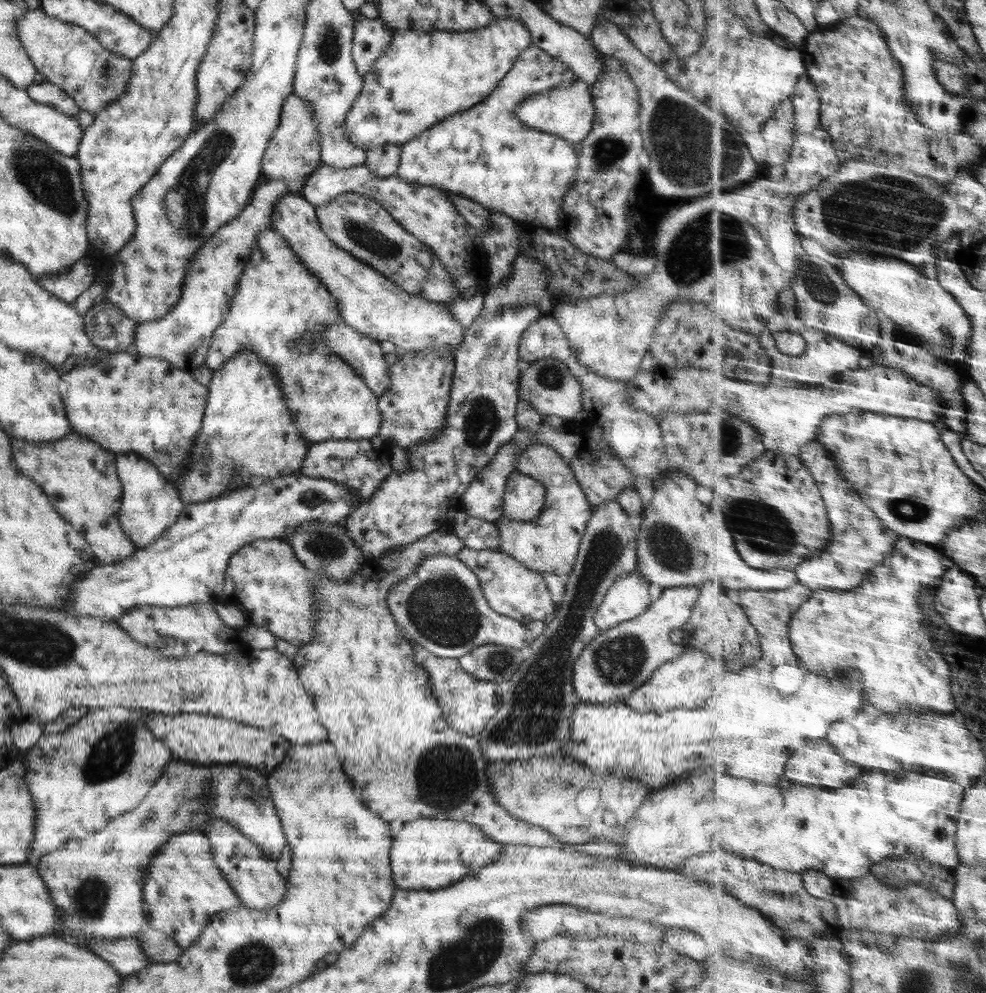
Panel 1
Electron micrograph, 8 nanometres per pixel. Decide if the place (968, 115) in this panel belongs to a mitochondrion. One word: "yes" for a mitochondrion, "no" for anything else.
no

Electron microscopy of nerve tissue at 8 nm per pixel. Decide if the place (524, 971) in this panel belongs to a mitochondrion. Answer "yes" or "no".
no

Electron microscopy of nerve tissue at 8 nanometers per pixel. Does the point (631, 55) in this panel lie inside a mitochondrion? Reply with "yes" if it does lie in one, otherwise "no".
no

